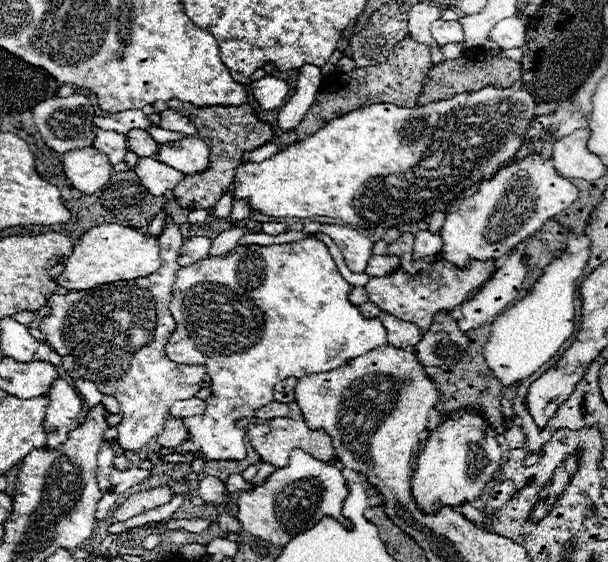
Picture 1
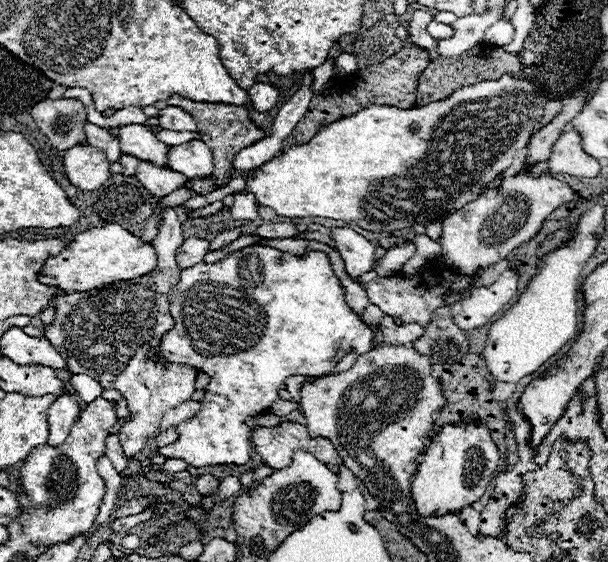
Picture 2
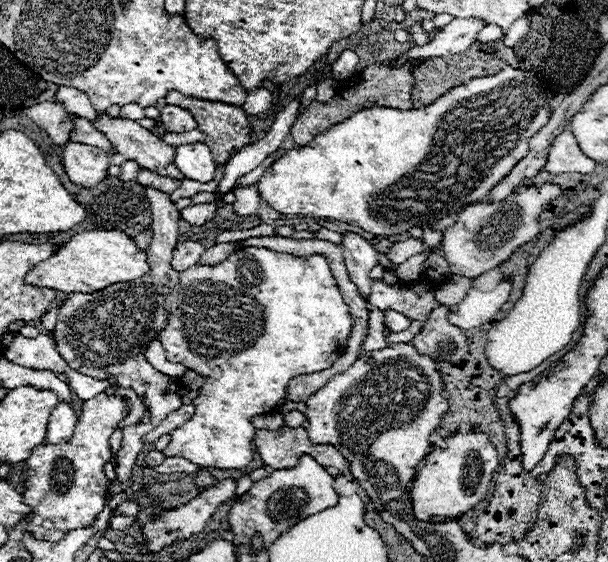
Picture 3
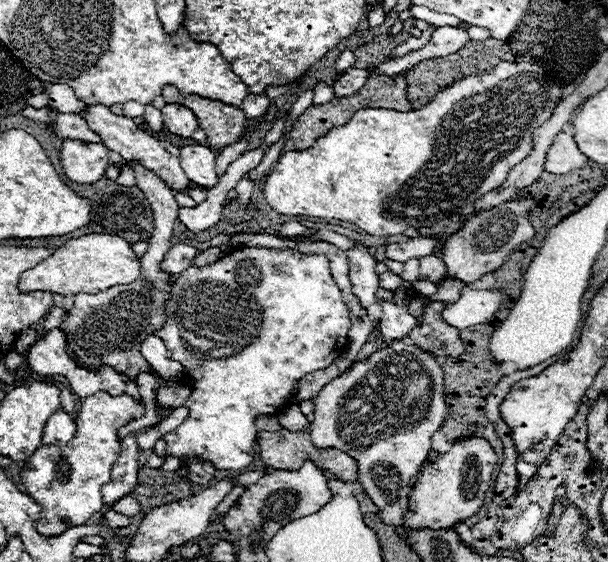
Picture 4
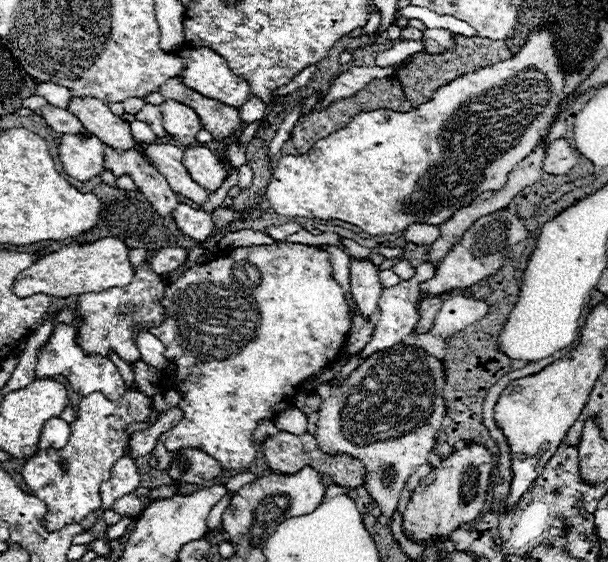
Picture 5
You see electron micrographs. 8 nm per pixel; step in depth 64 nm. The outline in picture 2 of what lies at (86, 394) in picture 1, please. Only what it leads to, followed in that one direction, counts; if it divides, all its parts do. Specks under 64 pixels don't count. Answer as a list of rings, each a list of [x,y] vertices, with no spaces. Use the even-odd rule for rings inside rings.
[[[70,374],[70,384],[72,388],[76,390],[76,394],[88,404],[92,402],[94,398],[98,398],[102,394],[102,386],[100,382],[94,382],[92,378],[88,378],[86,374]]]

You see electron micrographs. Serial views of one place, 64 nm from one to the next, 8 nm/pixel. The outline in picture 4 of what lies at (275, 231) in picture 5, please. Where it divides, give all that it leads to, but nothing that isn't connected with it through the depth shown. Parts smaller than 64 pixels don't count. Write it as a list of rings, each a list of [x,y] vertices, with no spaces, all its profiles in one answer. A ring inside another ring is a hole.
[[[292,221],[281,225],[277,231],[277,235],[280,237],[295,237],[297,235],[304,234],[307,228],[300,222]]]

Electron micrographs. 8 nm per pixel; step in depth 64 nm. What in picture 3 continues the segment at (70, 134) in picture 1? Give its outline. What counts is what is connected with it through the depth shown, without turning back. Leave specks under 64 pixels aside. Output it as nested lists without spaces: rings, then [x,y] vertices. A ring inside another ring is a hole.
[[[42,102],[42,104],[34,104],[30,108],[24,110],[28,118],[32,118],[40,128],[44,128],[48,132],[48,136],[52,138],[54,144],[58,146],[64,146],[70,136],[70,128],[72,124],[66,120],[66,112],[64,112],[64,106],[62,104],[56,104],[56,102]]]

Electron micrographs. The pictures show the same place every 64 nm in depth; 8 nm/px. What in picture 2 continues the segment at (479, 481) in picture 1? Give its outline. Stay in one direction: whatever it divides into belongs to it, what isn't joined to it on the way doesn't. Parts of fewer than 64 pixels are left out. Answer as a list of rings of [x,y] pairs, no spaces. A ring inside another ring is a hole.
[[[478,424],[444,426],[420,456],[418,472],[412,480],[412,500],[420,516],[444,516],[456,514],[466,506],[472,506],[484,496],[498,468],[500,452],[490,438],[490,432]]]

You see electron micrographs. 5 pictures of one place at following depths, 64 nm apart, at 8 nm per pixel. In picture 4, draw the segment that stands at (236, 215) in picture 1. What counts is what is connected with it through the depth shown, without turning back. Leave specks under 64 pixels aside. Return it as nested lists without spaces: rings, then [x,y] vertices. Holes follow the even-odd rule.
[[[244,174],[244,178],[238,182],[236,186],[236,192],[238,192],[238,200],[242,204],[242,208],[248,206],[248,200],[250,200],[250,194],[252,194],[252,188],[254,188],[254,182],[248,178],[248,174]]]

